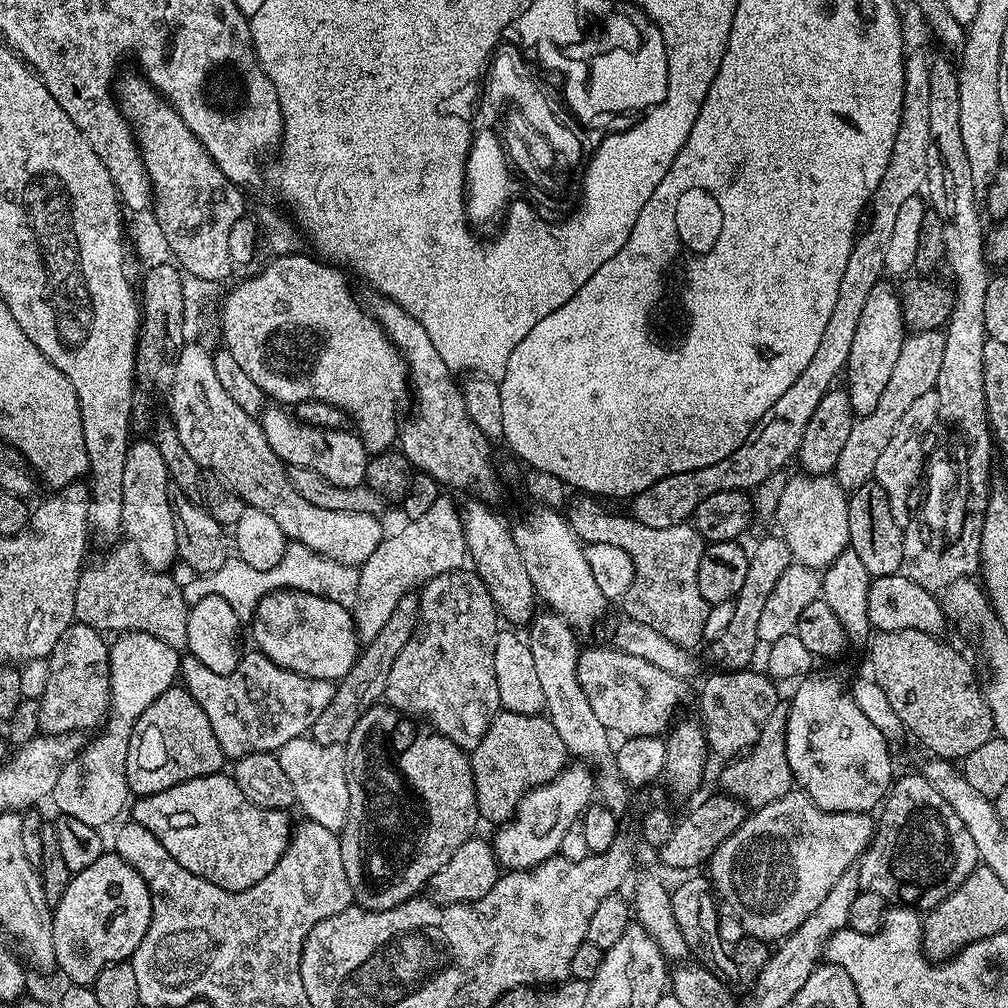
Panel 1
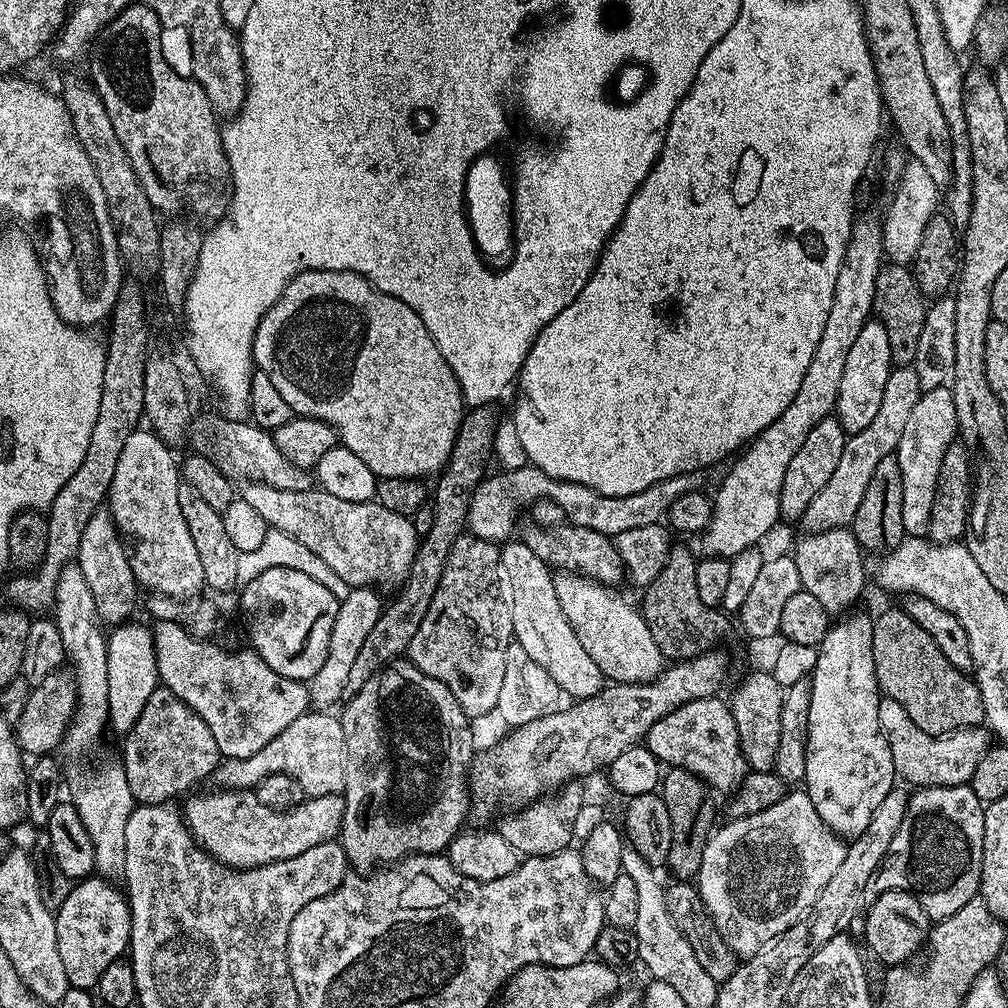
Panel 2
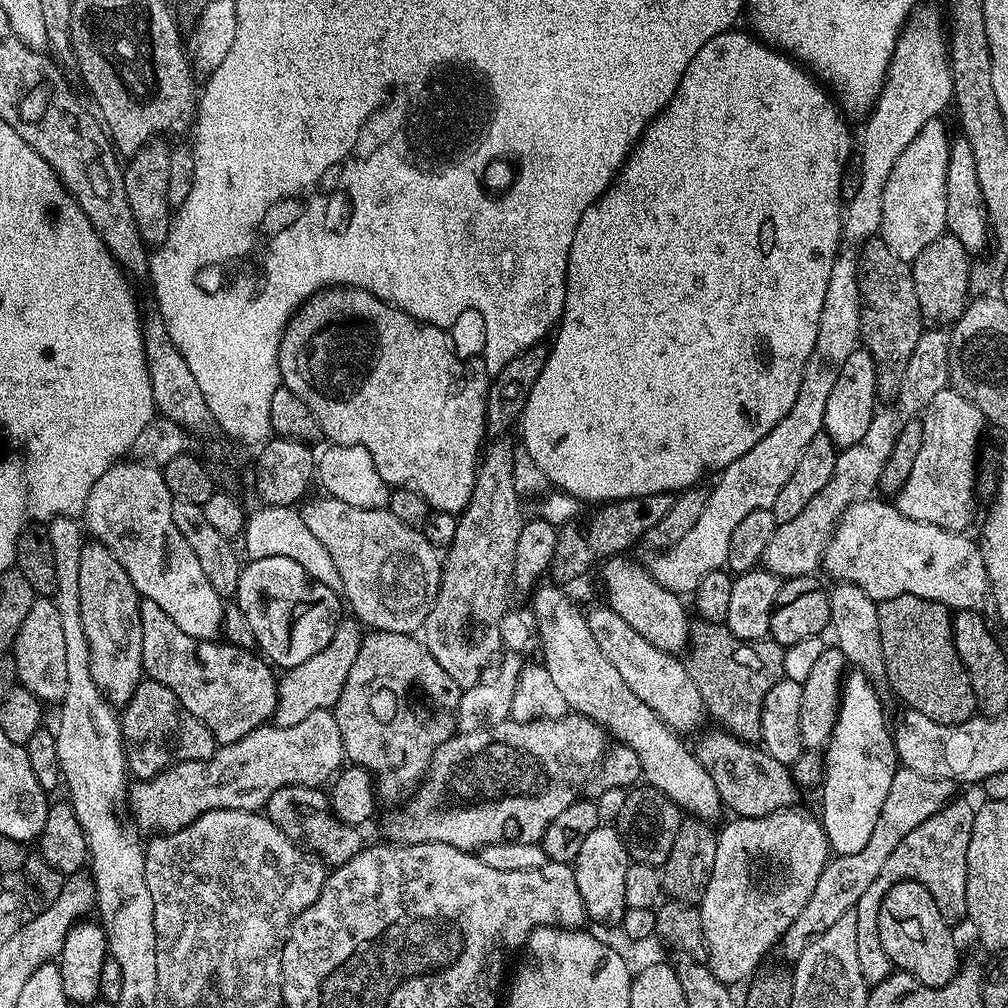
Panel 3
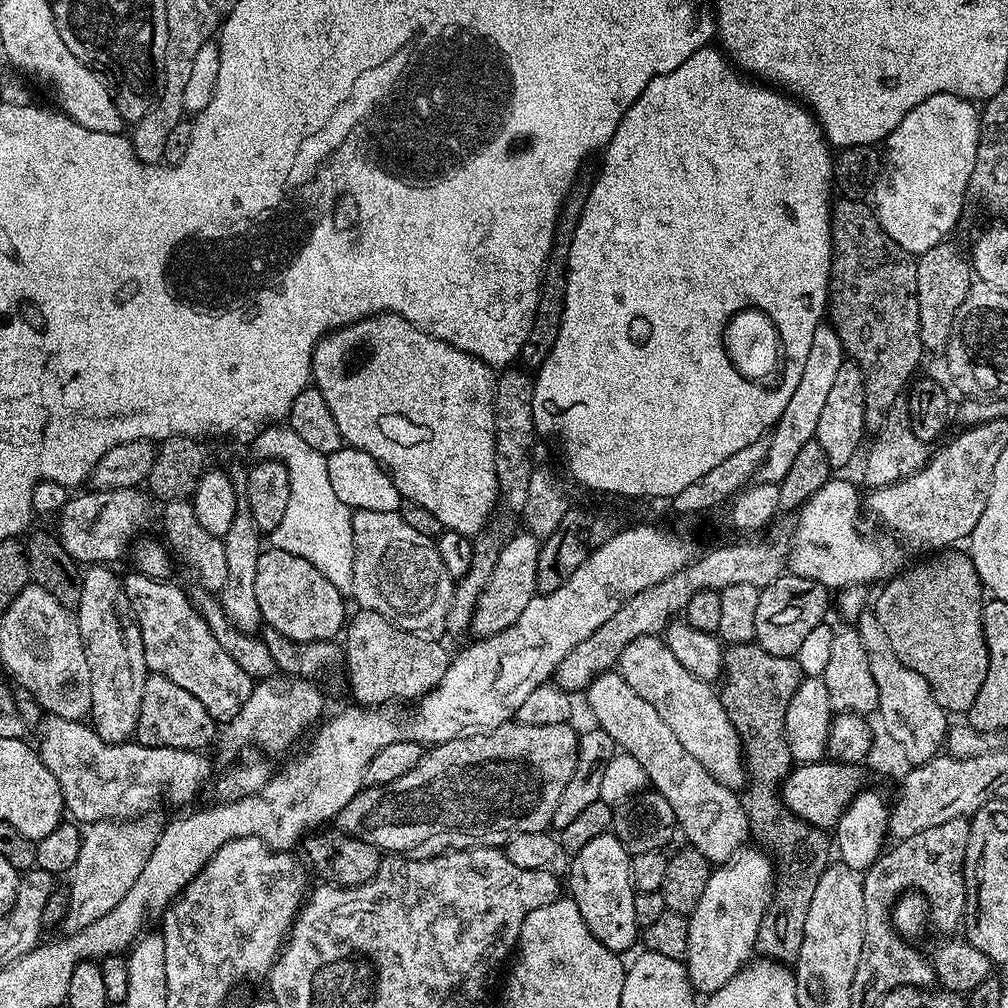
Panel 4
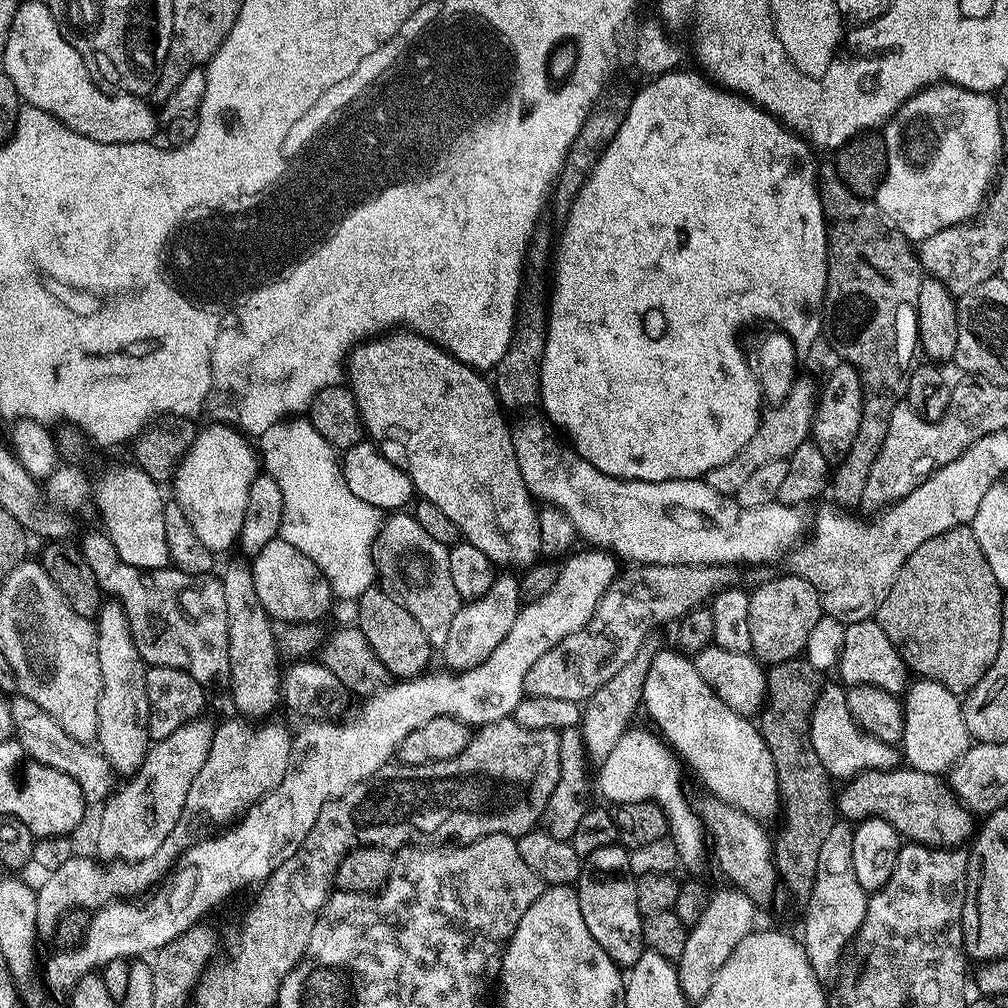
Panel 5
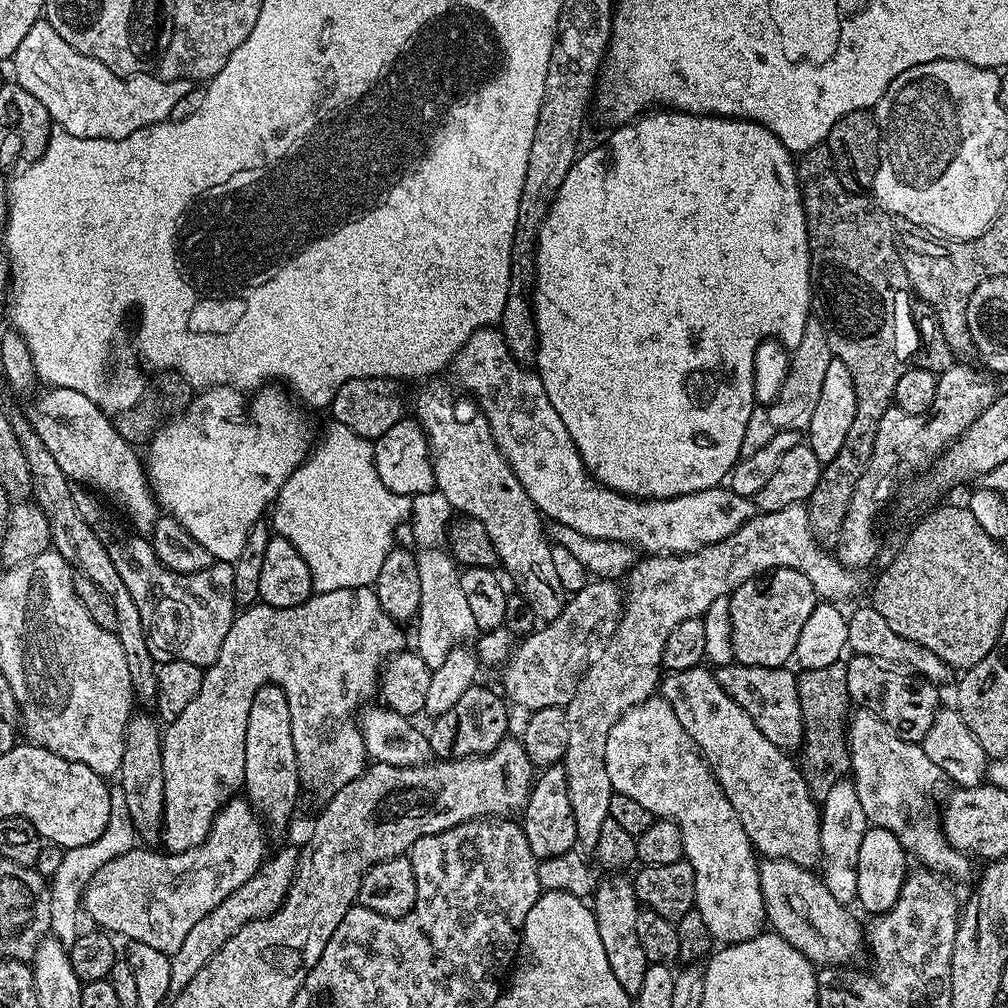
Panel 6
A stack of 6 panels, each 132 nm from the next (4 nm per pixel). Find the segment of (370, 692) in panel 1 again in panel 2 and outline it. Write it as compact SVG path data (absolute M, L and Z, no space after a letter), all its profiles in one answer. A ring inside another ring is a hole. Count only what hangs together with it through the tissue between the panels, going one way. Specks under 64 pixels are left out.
M485 406L465 411L460 432L452 447L452 459L439 473L440 481L437 482L436 492L434 488L434 495L430 500L434 526L430 526L430 531L425 536L419 537L410 574L404 579L399 591L393 595L397 596L389 604L387 601L378 622L374 622L374 627L366 637L366 643L358 650L354 667L350 670L350 678L346 678L346 693L362 690L369 678L375 676L381 668L387 668L397 658L403 657L410 642L414 642L414 634L418 634L418 626L422 626L422 618L426 618L426 610L430 610L434 590L438 590L438 582L450 558L450 550L456 539L465 531L468 523L468 503L471 502L474 490L481 480L485 479L484 459L492 456L492 443L498 423L498 415L496 416L494 409L495 407Z

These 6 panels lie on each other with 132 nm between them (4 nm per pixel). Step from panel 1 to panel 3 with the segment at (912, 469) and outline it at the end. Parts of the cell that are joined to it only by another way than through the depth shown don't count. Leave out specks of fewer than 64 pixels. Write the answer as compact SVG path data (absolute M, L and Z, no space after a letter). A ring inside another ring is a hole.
M947 386L929 395L920 416L922 447L910 478L906 478L906 486L894 497L895 506L906 518L914 518L914 522L964 532L978 497L976 450L980 434L986 429L984 415L959 391Z

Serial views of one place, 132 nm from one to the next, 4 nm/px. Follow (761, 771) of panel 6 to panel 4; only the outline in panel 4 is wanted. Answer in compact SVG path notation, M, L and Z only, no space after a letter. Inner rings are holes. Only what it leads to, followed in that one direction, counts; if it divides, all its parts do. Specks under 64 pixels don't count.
M659 635L634 638L634 642L622 650L618 671L638 698L646 698L646 702L658 710L662 722L674 730L674 738L678 738L685 750L706 766L714 779L733 790L745 787L744 747L740 745L717 689L709 681L694 678L694 674L690 674L674 654L670 654L670 646Z

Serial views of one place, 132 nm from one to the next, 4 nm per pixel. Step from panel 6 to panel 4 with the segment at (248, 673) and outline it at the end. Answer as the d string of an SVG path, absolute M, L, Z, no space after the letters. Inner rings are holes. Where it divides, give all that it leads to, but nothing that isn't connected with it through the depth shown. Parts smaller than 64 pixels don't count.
M152 814L127 820L103 820L83 829L82 850L78 850L78 862L72 867L72 880L66 884L69 906L62 921L65 933L71 934L90 926L90 922L98 922L98 918L110 914L110 910L126 898L130 886L134 886L134 878L142 874L142 866L146 866L146 858L150 858L162 831L161 821L148 815Z

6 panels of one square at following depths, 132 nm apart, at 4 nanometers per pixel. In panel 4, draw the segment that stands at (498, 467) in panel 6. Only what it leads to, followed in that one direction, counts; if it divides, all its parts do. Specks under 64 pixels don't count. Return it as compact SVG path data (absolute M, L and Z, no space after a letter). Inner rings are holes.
M379 312L376 316L367 316L352 324L345 324L344 327L337 328L327 336L320 337L312 352L311 383L322 394L322 398L326 398L326 406L330 406L330 414L334 414L334 422L338 422L338 430L342 434L345 445L370 454L382 467L387 468L394 486L398 486L404 500L409 500L430 510L430 514L434 514L434 518L438 518L441 529L473 538L479 537L485 531L485 529L483 530L484 523L491 518L496 504L498 508L500 494L496 477L496 443L494 442L496 431L494 430L494 410L492 409L496 393L496 376L493 369L489 368L487 364L483 364L477 356L466 354L462 350L426 334L418 325L410 323L406 318L393 312Z

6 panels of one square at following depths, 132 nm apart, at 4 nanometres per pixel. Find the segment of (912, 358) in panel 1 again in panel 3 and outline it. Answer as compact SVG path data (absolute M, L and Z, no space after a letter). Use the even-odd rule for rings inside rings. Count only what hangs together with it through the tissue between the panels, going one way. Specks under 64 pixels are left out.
M892 406L877 407L874 418L870 422L870 427L866 430L866 435L859 442L854 442L854 446L843 449L837 455L834 474L830 478L830 482L826 482L826 486L822 486L822 490L818 490L818 494L814 494L814 498L810 498L810 506L806 506L806 510L802 510L802 514L798 514L798 518L790 518L790 522L777 524L770 542L766 542L766 550L762 561L763 567L781 578L813 575L817 571L815 568L819 569L821 567L824 551L830 542L832 531L836 529L836 523L844 517L847 508L854 506L859 500L869 499L877 491L882 466L886 466L886 462L890 458L890 450L894 450L897 435L897 409Z

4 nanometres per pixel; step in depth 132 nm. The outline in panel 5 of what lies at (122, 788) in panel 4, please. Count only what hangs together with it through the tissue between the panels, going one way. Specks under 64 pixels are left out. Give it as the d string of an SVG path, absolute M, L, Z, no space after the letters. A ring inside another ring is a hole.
M16 694L11 697L12 717L14 718L14 739L17 744L24 747L24 752L31 760L42 762L54 770L62 770L62 774L70 774L78 786L82 786L84 799L89 805L99 805L108 799L114 791L112 779L114 773L108 765L108 759L104 753L97 750L91 743L75 740L38 702L30 702L30 698ZM93 748L93 749L92 749Z

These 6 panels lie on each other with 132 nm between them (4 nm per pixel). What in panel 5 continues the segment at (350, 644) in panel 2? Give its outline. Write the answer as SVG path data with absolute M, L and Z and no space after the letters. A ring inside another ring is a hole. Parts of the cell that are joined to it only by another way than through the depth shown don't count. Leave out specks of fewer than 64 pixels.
M235 719L226 721L221 728L219 725L212 741L212 753L192 783L194 808L196 804L197 814L212 824L231 825L262 797L269 796L282 778L286 778L292 753L291 731L287 732L280 726L251 728L247 719Z

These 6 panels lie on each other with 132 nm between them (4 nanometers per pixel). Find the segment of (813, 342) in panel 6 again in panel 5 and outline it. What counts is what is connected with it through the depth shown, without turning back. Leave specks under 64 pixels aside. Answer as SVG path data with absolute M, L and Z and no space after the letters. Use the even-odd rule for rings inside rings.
M805 374L797 375L796 381L790 386L788 396L779 404L769 407L761 415L758 430L754 430L754 438L738 450L738 454L730 462L710 470L707 474L708 487L718 490L718 494L735 497L736 491L758 470L758 466L766 466L766 462L787 460L812 435L812 419L816 413L818 399L818 384ZM769 411L769 412L768 412Z

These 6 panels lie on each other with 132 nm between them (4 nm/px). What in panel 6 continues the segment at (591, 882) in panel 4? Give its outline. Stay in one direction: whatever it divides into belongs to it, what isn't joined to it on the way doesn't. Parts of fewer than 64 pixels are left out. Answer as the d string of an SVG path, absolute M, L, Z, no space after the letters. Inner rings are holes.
M608 874L604 881L595 885L590 897L590 907L598 922L598 934L602 938L602 947L606 950L606 958L610 961L610 970L614 970L614 978L626 990L626 994L635 997L642 990L642 982L646 979L648 959L642 950L642 942L638 942L638 914L642 905L636 899L636 891L629 877L624 874Z

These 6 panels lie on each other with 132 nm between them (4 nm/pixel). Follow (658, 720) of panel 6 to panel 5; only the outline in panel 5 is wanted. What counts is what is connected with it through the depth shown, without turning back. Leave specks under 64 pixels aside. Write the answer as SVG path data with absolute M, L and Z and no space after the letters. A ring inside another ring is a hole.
M633 727L622 734L618 746L599 765L600 792L613 805L626 802L646 802L654 800L668 819L668 830L680 855L680 863L686 869L696 872L704 864L706 850L706 824L692 809L690 801L684 797L684 784L680 781L681 761L671 747L655 731Z

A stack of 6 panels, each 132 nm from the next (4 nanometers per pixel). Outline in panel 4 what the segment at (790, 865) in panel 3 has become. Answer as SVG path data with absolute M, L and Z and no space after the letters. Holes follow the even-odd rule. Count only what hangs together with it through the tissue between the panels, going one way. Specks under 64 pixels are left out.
M752 847L741 848L731 860L711 869L706 890L697 908L688 916L686 967L697 993L722 990L753 955L758 926L772 901L774 861L767 851Z

